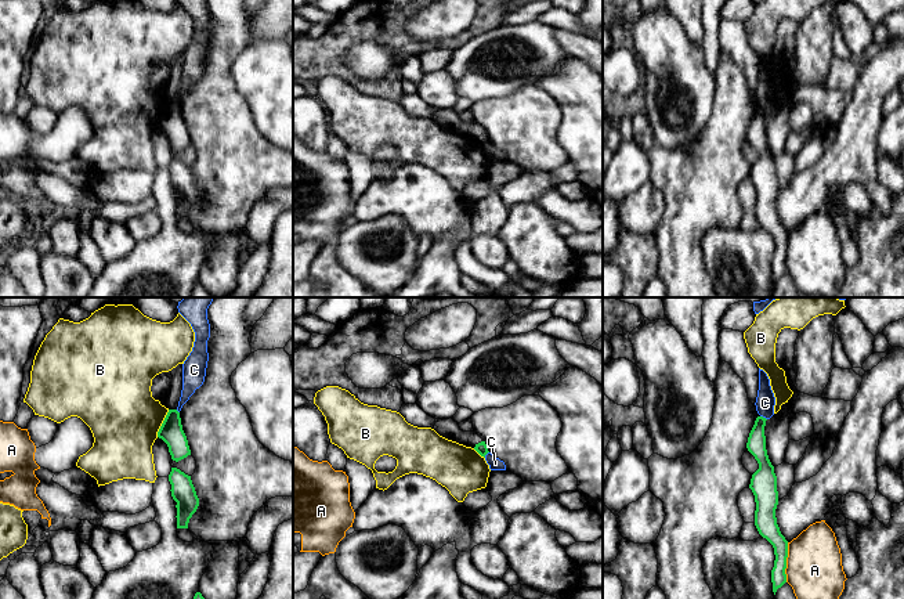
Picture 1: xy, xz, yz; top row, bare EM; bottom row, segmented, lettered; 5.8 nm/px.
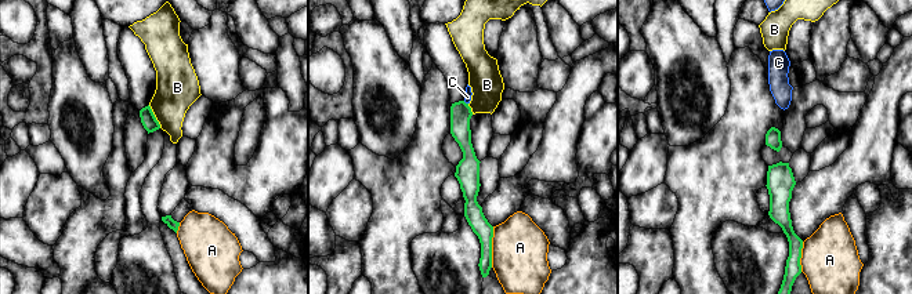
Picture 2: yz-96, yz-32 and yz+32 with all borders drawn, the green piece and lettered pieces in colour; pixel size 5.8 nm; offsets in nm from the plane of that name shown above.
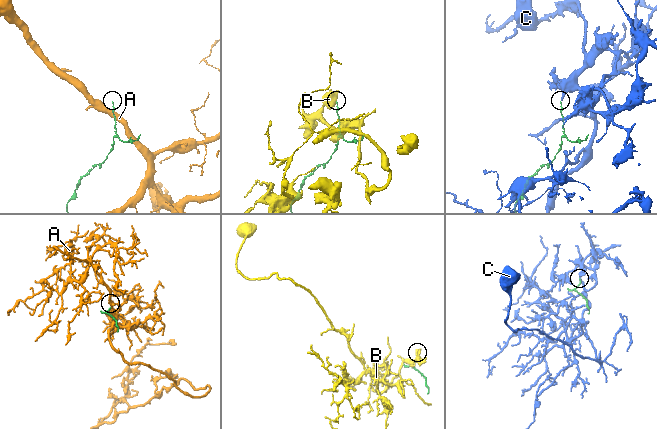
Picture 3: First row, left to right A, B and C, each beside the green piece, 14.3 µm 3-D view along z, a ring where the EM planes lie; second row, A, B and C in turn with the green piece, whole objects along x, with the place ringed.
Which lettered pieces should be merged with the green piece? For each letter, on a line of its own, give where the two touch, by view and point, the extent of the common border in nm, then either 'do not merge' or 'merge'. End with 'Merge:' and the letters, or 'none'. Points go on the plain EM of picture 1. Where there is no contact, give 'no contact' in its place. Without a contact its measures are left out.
A: yz (785, 252) | 240 nm | do not merge
B: xy (162, 114) | 180 nm | do not merge
C: yz (762, 107) | 50 nm | do not merge
Merge: none

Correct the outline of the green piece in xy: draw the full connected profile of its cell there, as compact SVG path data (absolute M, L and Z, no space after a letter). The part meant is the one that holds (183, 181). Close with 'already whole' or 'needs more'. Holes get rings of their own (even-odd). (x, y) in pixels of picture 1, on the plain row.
M171 158L169 172L171 174L171 187L177 192L177 219L188 219L189 209L199 196L199 188L191 166L177 158Z | already whole

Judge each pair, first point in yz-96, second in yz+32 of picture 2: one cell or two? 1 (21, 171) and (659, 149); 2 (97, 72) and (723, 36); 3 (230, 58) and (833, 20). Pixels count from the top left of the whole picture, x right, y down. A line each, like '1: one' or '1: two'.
1: one
2: two
3: one

